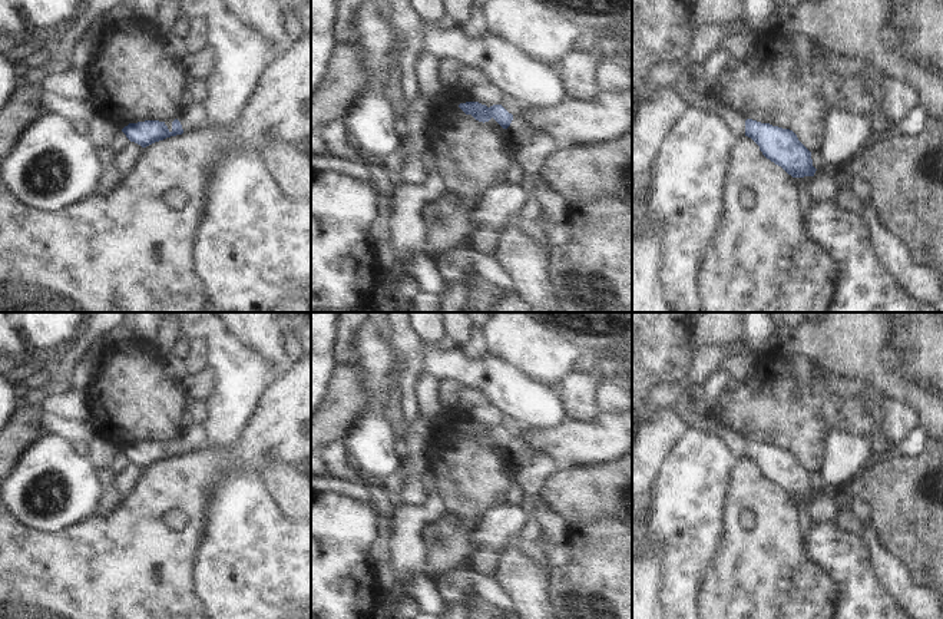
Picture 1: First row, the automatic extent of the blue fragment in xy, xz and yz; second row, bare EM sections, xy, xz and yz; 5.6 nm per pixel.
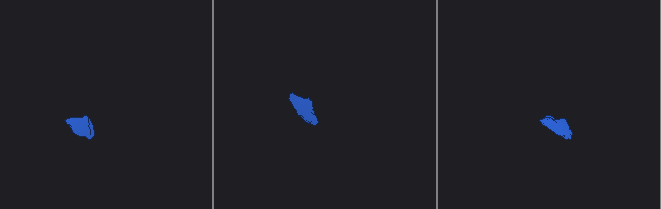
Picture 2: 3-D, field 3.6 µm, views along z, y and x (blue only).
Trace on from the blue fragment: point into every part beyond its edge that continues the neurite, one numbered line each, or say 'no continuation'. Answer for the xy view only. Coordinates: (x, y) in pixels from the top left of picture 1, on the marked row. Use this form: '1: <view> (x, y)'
no continuation

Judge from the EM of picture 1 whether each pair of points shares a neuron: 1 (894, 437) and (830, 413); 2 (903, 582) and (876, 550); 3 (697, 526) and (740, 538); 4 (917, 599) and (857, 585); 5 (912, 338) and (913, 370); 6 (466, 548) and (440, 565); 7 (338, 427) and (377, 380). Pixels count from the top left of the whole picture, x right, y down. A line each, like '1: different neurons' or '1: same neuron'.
1: different neurons
2: same neuron
3: different neurons
4: different neurons
5: same neuron
6: same neuron
7: different neurons

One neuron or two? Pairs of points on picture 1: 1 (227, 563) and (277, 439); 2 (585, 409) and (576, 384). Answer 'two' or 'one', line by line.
1: two
2: one

